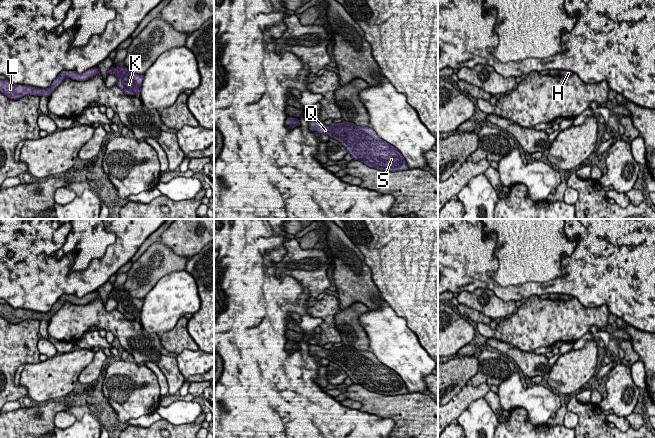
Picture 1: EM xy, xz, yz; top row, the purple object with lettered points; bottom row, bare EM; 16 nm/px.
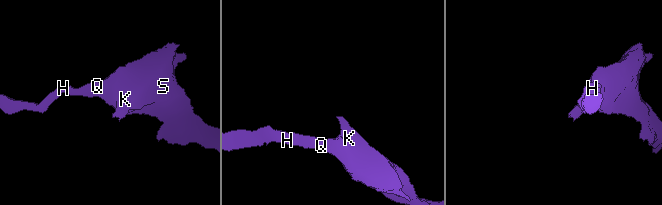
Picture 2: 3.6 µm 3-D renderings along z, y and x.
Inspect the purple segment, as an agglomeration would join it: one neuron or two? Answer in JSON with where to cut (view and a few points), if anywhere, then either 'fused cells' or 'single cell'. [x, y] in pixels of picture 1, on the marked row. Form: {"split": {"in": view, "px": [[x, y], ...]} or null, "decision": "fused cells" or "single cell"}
{"split": null, "decision": "single cell"}

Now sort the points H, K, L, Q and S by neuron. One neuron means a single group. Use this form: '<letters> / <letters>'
H K L Q S

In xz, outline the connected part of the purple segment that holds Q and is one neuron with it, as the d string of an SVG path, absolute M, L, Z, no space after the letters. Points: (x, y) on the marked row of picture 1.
M310 120L309 130L339 141L354 160L368 167L385 172L409 169L400 151L381 139L372 128L344 120L330 125Z

